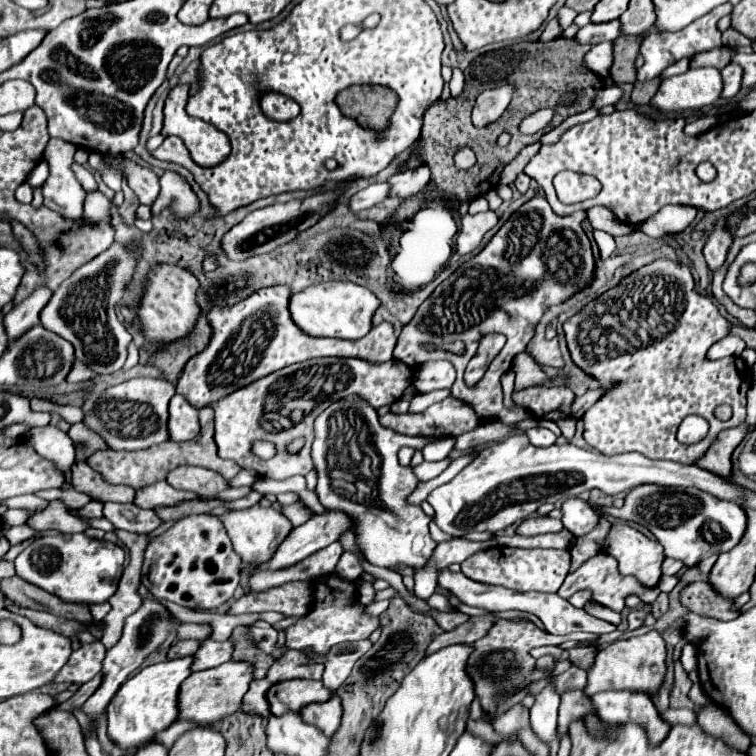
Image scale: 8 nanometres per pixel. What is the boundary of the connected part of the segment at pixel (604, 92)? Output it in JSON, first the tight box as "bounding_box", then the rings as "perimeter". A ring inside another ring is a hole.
{"bounding_box":[591,85,621,109],"perimeter":[[[611,85],[609,89],[601,89],[601,91],[595,95],[591,107],[593,107],[593,109],[601,109],[601,107],[605,107],[605,105],[613,105],[619,97],[621,97],[621,89],[617,89],[615,85]]]}

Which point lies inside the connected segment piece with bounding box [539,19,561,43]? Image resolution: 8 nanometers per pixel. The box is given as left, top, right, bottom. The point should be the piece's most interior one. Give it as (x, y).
(552, 29)

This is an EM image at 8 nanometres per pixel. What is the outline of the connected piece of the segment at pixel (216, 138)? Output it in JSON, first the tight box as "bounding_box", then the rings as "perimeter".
{"bounding_box":[163,85,231,167],"perimeter":[[[177,85],[171,89],[167,101],[165,101],[165,123],[163,123],[163,135],[177,135],[184,141],[187,149],[191,151],[191,159],[197,163],[197,165],[203,165],[203,167],[213,167],[217,163],[221,163],[227,155],[231,152],[230,141],[225,133],[219,131],[202,120],[191,117],[186,112],[185,107],[187,105],[187,99],[189,99],[189,85]]]}

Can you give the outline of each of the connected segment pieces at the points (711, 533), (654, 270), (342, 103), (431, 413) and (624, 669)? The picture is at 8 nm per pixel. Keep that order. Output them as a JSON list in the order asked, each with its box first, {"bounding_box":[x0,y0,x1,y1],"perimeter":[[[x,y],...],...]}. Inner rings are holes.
[{"bounding_box":[611,485,747,567],"perimeter":[[[639,485],[627,495],[621,509],[611,507],[611,515],[647,527],[663,545],[665,555],[683,561],[687,567],[693,567],[711,555],[731,551],[747,529],[747,515],[741,507],[729,501],[721,501],[699,489],[677,489],[661,485]]]},{"bounding_box":[563,259,753,465],"perimeter":[[[657,259],[657,261],[653,261],[653,263],[649,263],[649,265],[641,267],[641,269],[637,269],[635,273],[631,273],[629,277],[625,277],[625,279],[621,281],[621,285],[617,285],[617,287],[611,289],[609,293],[601,295],[593,305],[583,307],[583,309],[579,311],[579,315],[571,317],[571,319],[563,325],[565,337],[567,337],[567,345],[569,345],[569,351],[571,351],[571,357],[573,357],[573,361],[575,361],[583,371],[587,371],[587,373],[593,375],[595,379],[599,379],[603,387],[609,387],[609,383],[615,383],[615,387],[613,387],[611,391],[607,391],[607,393],[583,415],[583,421],[585,421],[585,433],[583,433],[583,437],[585,437],[585,441],[587,441],[593,449],[597,449],[599,453],[603,453],[603,455],[619,455],[619,453],[627,453],[627,451],[639,451],[639,453],[643,453],[643,455],[649,457],[649,459],[669,459],[669,461],[677,461],[677,463],[685,463],[685,465],[695,465],[699,459],[703,459],[705,453],[709,451],[709,447],[715,439],[717,439],[717,435],[719,435],[721,431],[739,427],[739,425],[743,425],[745,419],[747,419],[745,393],[747,393],[747,389],[753,385],[753,373],[749,371],[747,363],[743,363],[741,357],[719,359],[719,361],[707,361],[707,359],[705,359],[707,349],[709,349],[715,341],[723,339],[723,337],[729,333],[729,327],[731,327],[731,323],[720,314],[717,306],[709,298],[696,292],[689,267],[679,265],[679,263],[673,263],[673,261],[667,261],[667,259]],[[639,317],[653,317],[653,319],[657,317],[657,319],[663,319],[663,321],[657,323],[657,325],[647,325],[647,323],[641,325],[641,323],[635,321],[635,319],[639,319]],[[727,381],[731,381],[731,405],[729,405],[729,397],[727,397]],[[719,405],[729,405],[729,407],[733,409],[733,417],[727,421],[717,419],[713,411],[715,411]],[[687,415],[701,415],[701,417],[705,417],[705,419],[709,421],[711,429],[709,429],[705,441],[700,441],[691,445],[685,445],[677,441],[677,437],[675,437],[675,435],[677,435],[677,429],[679,429],[681,421],[683,421]],[[667,437],[675,439],[675,441],[677,441],[677,447],[665,447],[665,439],[667,439]]]},{"bounding_box":[335,85,399,135],"perimeter":[[[353,85],[335,97],[343,115],[355,119],[361,127],[373,129],[377,135],[391,125],[391,115],[399,103],[393,89],[381,85]]]},{"bounding_box":[379,395,481,437],"perimeter":[[[449,395],[441,403],[427,407],[423,413],[387,413],[379,417],[379,421],[381,425],[387,425],[397,433],[421,437],[457,437],[481,425],[481,417],[475,413],[475,409],[453,395]]]},{"bounding_box":[583,631,667,695],"perimeter":[[[651,631],[641,637],[609,643],[605,649],[597,651],[595,663],[587,669],[587,685],[583,693],[593,695],[599,691],[633,691],[653,695],[663,685],[665,673],[667,673],[665,641],[657,631]]]}]

